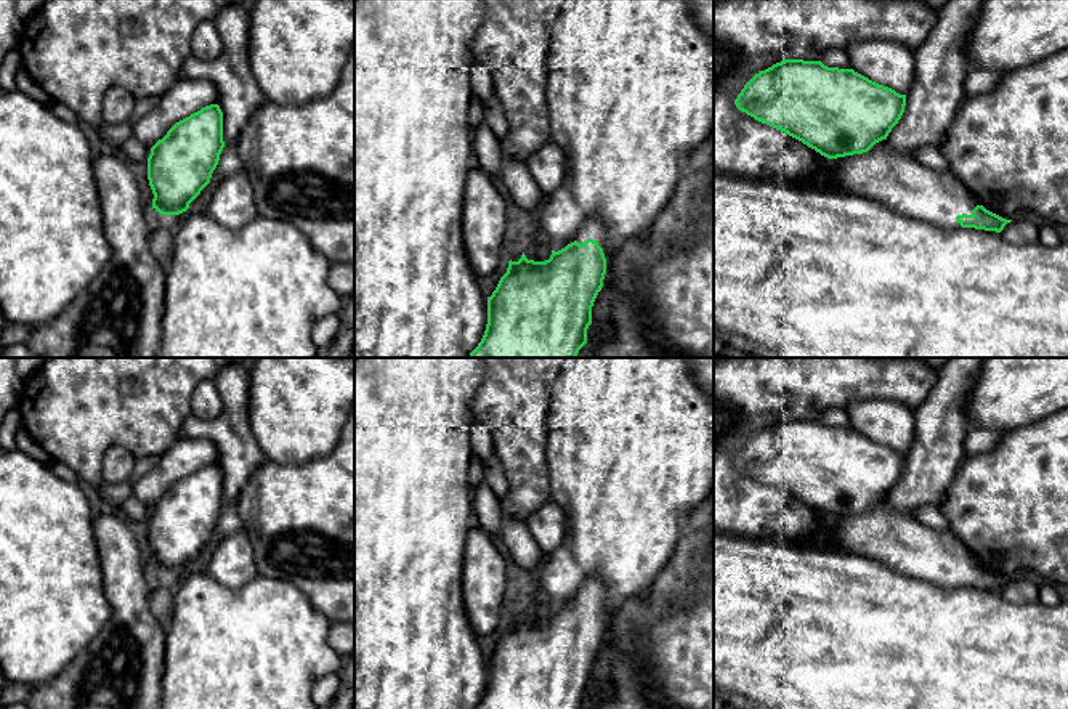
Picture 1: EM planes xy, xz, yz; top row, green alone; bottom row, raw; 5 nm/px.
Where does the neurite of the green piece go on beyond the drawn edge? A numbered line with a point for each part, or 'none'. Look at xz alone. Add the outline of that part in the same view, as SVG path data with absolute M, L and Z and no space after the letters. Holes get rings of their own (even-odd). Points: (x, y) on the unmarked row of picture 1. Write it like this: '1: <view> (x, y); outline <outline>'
1: xz (594, 587); outline M589 576L582 587L579 589L576 600L579 603L585 602L587 598L593 598L603 608L605 618L605 605L606 605L606 587L605 582L598 576Z

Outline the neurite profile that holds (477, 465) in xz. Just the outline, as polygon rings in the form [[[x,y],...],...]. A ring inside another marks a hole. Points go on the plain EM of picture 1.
[[[471,454],[468,465],[468,481],[473,489],[484,483],[484,462],[476,454]]]

